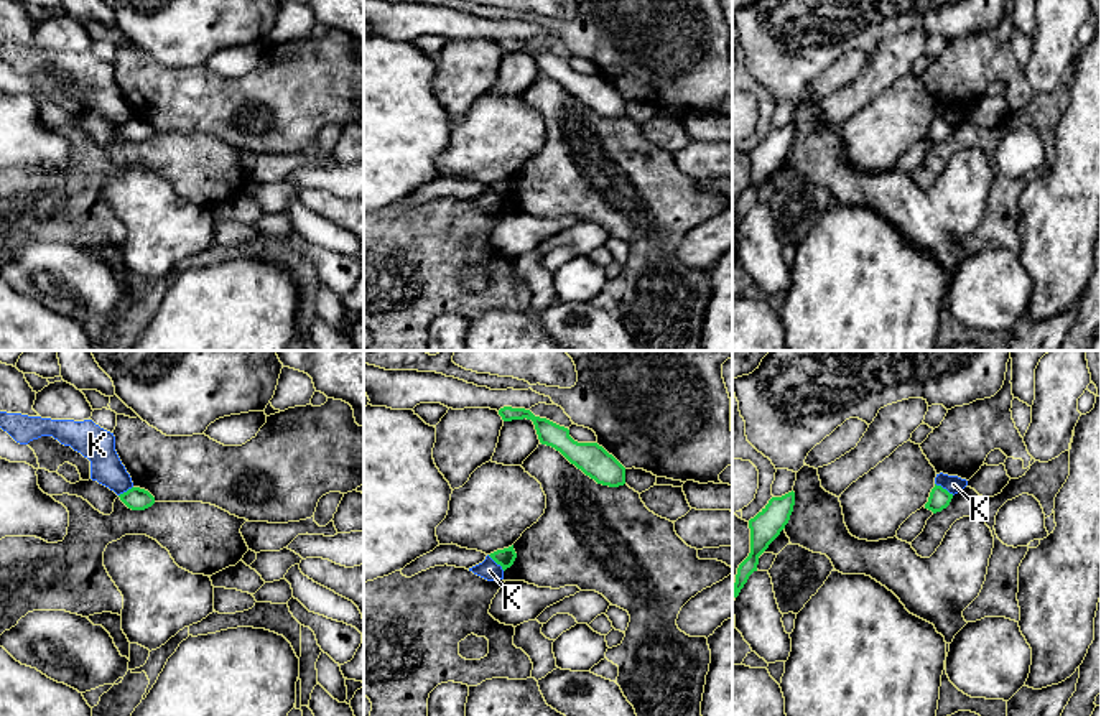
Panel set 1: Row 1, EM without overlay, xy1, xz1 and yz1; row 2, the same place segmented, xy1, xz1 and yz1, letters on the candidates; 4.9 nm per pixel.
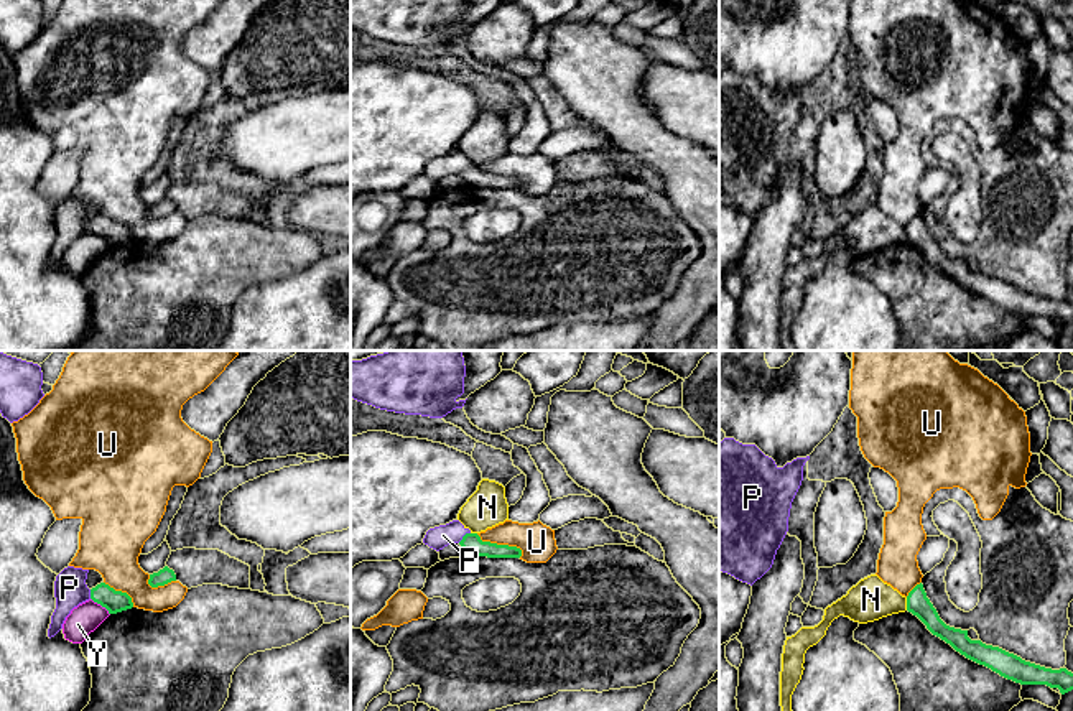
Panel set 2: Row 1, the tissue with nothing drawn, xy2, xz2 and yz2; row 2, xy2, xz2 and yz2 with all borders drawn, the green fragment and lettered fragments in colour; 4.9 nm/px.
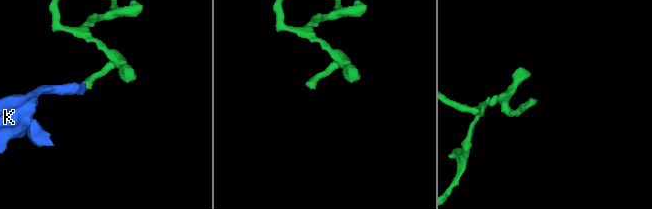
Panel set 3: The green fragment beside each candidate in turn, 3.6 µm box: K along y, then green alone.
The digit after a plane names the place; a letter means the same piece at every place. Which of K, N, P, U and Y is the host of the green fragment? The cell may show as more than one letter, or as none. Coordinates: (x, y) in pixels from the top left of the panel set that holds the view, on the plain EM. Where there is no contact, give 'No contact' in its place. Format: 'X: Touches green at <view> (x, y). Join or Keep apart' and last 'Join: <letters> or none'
K: Touches green at yz1 (945, 120). Keep apart
N: Touches green at yz2 (907, 236). Keep apart
P: Touches green at xz2 (463, 168). Join
U: Touches green at xz2 (501, 176). Keep apart
Y: Touches green at xy2 (101, 236). Keep apart
Join: P

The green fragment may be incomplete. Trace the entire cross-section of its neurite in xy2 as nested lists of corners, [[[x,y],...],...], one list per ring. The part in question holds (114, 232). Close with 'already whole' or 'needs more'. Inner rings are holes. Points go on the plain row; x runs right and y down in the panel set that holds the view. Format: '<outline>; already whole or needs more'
[[[67,198],[54,212],[56,240],[51,247],[48,268],[54,268],[74,239],[92,230],[109,242],[117,245],[133,239],[132,229],[127,224],[115,222],[105,214],[89,221],[86,216],[89,201]]]; needs more

